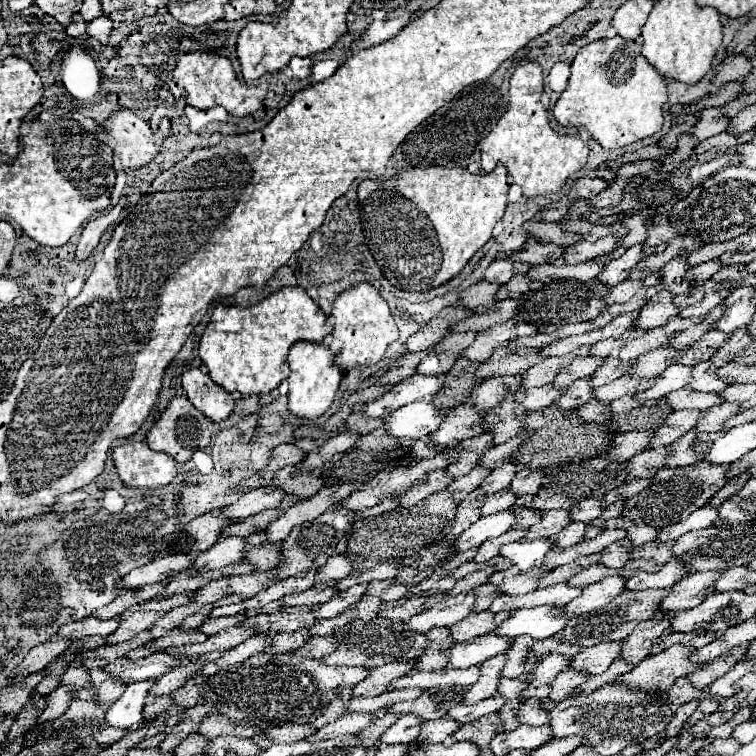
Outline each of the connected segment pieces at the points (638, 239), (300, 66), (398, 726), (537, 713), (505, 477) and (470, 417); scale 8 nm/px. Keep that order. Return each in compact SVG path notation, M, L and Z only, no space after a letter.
M627 216L623 220L619 220L625 228L627 228L627 234L619 240L621 246L629 248L633 244L641 244L647 236L647 228L645 228L645 218L643 216Z
M293 58L293 64L289 64L289 70L293 78L307 78L311 74L311 58Z
M405 714L379 736L379 744L409 744L417 738L419 730L421 720L413 714Z
M527 700L527 702L521 702L519 710L517 710L517 718L521 724L529 724L529 726L543 726L547 724L549 720L549 714L547 710L541 710L539 708L539 700Z
M503 464L503 466L491 470L491 474L489 474L481 484L479 484L479 488L483 488L485 494L499 492L499 490L503 490L503 488L509 486L509 482L513 480L515 472L517 472L515 464Z
M459 404L441 420L441 426L429 434L435 444L453 446L461 438L473 438L485 432L483 428L483 414L469 404Z

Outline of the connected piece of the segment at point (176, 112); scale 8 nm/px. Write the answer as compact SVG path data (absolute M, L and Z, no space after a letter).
M181 97L178 102L175 101L172 105L164 102L162 105L155 108L152 117L147 122L153 130L158 130L160 121L166 117L173 119L184 114L184 107L186 106L185 97Z

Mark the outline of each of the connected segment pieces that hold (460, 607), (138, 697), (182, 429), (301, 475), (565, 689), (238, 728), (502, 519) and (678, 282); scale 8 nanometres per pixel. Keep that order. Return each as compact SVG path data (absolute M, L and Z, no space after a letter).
M459 594L445 598L435 604L435 608L427 608L421 614L415 614L405 622L405 628L413 632L427 632L433 626L445 626L449 628L451 624L463 620L465 616L471 614L471 606L475 602L473 594Z
M151 680L147 682L133 682L125 686L125 692L107 708L105 724L113 728L135 728L143 722L141 710L143 700L153 686Z
M181 394L171 398L169 406L161 412L161 418L147 430L145 442L149 444L149 448L157 452L171 454L177 462L187 462L195 450L201 450L211 442L211 436L213 436L211 420L205 414L197 412L197 408L193 408L189 398Z
M285 466L275 474L271 486L277 486L285 490L285 494L303 500L303 498L311 498L319 488L325 486L325 482L321 482L321 478L315 476L313 472L301 472L297 466Z
M561 672L555 676L555 680L551 682L549 686L549 696L547 698L553 698L557 702L565 700L567 696L571 696L571 692L589 678L589 674L577 674L577 672Z
M211 714L211 716L205 716L199 724L197 724L197 734L207 738L207 740L213 740L217 736L239 736L239 738L251 738L255 734L263 732L261 728L253 728L253 726L245 726L245 724L235 724L231 722L229 718L225 716L219 716L219 714Z
M511 510L497 512L497 514L491 514L491 516L483 516L455 538L453 550L477 548L481 542L495 538L495 536L501 536L503 532L511 530L513 522L515 522L515 518L511 514Z
M671 260L659 270L659 286L673 294L689 292L689 282L685 280L687 268L689 266L683 260Z

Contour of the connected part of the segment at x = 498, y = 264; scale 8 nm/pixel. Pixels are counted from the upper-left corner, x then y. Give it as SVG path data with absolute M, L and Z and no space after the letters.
M499 258L499 260L491 262L491 266L483 272L483 280L495 282L495 284L503 284L503 282L507 282L513 276L513 272L515 272L513 262Z

